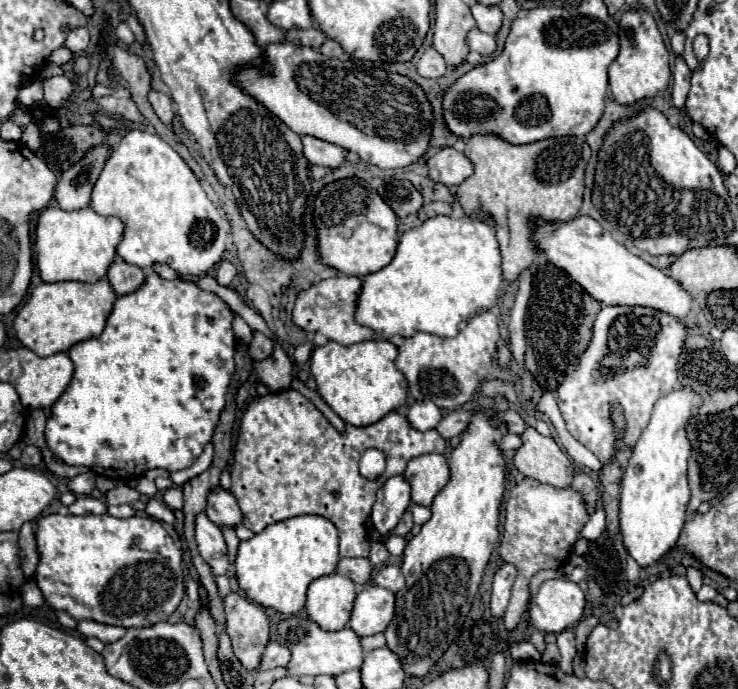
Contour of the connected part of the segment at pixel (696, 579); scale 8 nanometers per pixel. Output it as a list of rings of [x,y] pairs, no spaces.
[[[688,566],[686,578],[688,578],[688,582],[690,582],[690,588],[692,588],[694,592],[698,592],[698,590],[700,590],[700,586],[702,586],[702,580],[704,580],[702,570],[700,570],[700,568],[696,568],[696,566]]]

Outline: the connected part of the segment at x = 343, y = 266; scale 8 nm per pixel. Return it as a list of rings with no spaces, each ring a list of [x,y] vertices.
[[[344,178],[326,184],[314,198],[314,228],[318,234],[318,258],[322,264],[348,274],[366,276],[390,264],[398,244],[398,216],[378,196],[378,192],[360,178]]]

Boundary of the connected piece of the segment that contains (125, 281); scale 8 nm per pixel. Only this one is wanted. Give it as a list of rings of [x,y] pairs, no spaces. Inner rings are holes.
[[[116,258],[106,274],[112,290],[122,296],[122,294],[130,294],[134,292],[142,282],[144,282],[144,270],[138,266],[132,266],[128,262],[124,262],[122,258]]]

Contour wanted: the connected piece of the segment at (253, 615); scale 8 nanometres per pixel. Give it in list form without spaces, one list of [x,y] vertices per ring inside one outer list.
[[[236,592],[224,596],[222,602],[226,614],[226,634],[232,640],[234,656],[244,668],[254,670],[268,642],[268,616],[258,604],[246,600]]]

